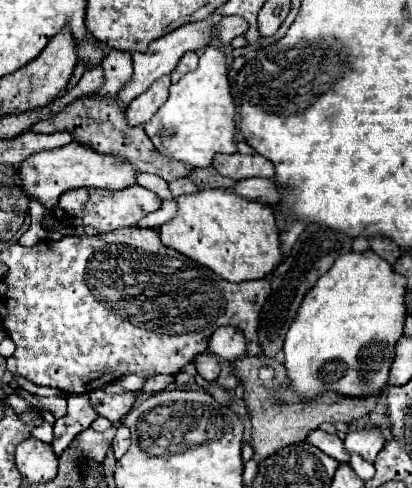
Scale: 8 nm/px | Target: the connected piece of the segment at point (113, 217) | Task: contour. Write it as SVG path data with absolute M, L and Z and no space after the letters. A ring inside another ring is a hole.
M130 185L122 191L106 191L106 189L70 189L60 197L58 209L62 213L62 223L68 227L76 225L90 225L98 231L116 231L120 227L136 225L144 215L156 211L160 207L160 199L156 193L140 187Z

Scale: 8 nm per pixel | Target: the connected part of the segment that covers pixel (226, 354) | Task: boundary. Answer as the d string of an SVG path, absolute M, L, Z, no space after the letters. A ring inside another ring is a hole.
M218 327L210 337L208 351L216 353L228 361L242 357L242 355L246 355L244 335L236 327Z

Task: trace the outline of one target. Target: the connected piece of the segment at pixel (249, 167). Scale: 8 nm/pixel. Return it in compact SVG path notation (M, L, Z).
M218 153L212 161L212 167L220 175L230 177L234 181L248 179L248 177L272 177L274 175L274 165L258 153L254 153L254 155L240 155L240 153L222 155L222 153Z

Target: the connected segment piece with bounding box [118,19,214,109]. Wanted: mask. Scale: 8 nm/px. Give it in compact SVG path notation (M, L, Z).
M208 19L204 21L196 21L196 23L186 23L182 27L178 27L176 31L172 31L170 35L164 35L156 41L152 41L148 45L148 51L146 53L134 53L132 55L132 61L134 61L134 75L124 83L124 87L118 91L118 103L126 109L126 105L138 97L140 93L144 93L156 79L160 79L162 75L166 73L172 73L176 63L180 61L180 57L186 53L186 51L196 51L200 47L204 47L208 41L210 41L210 31L212 31L212 23Z

